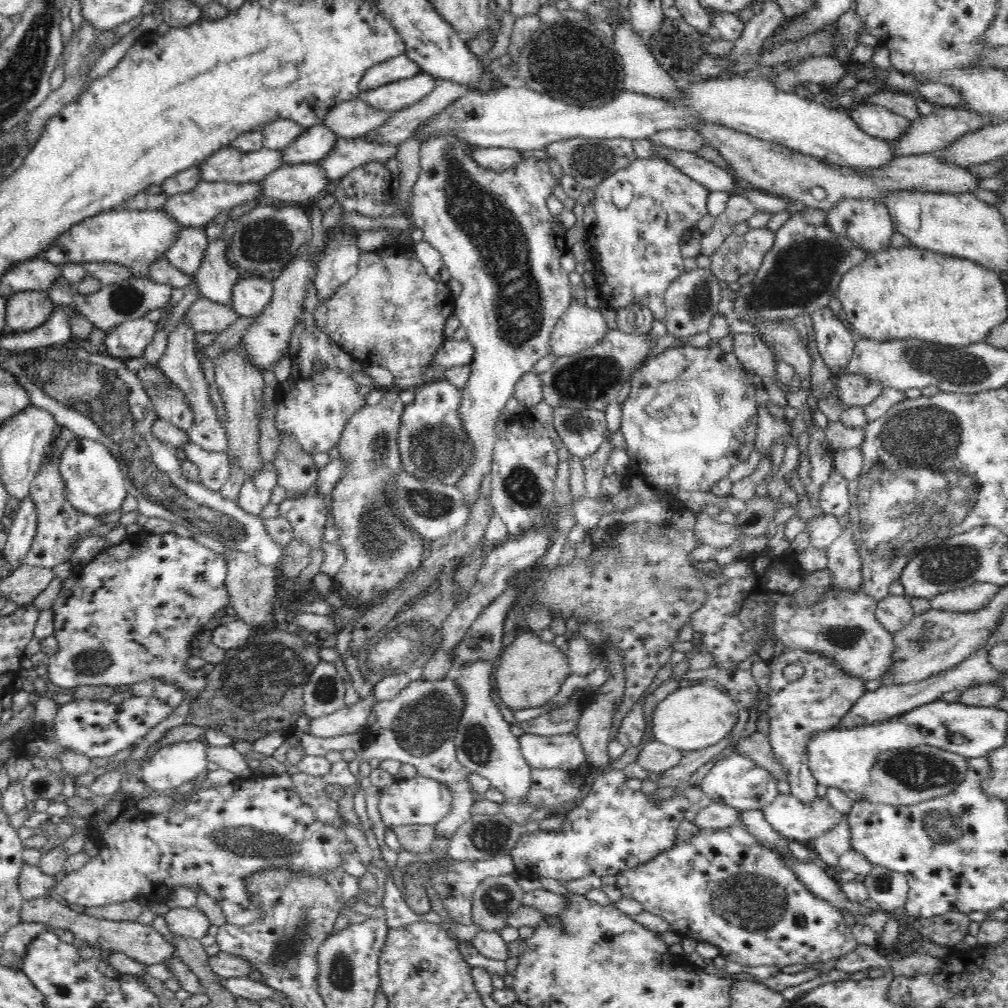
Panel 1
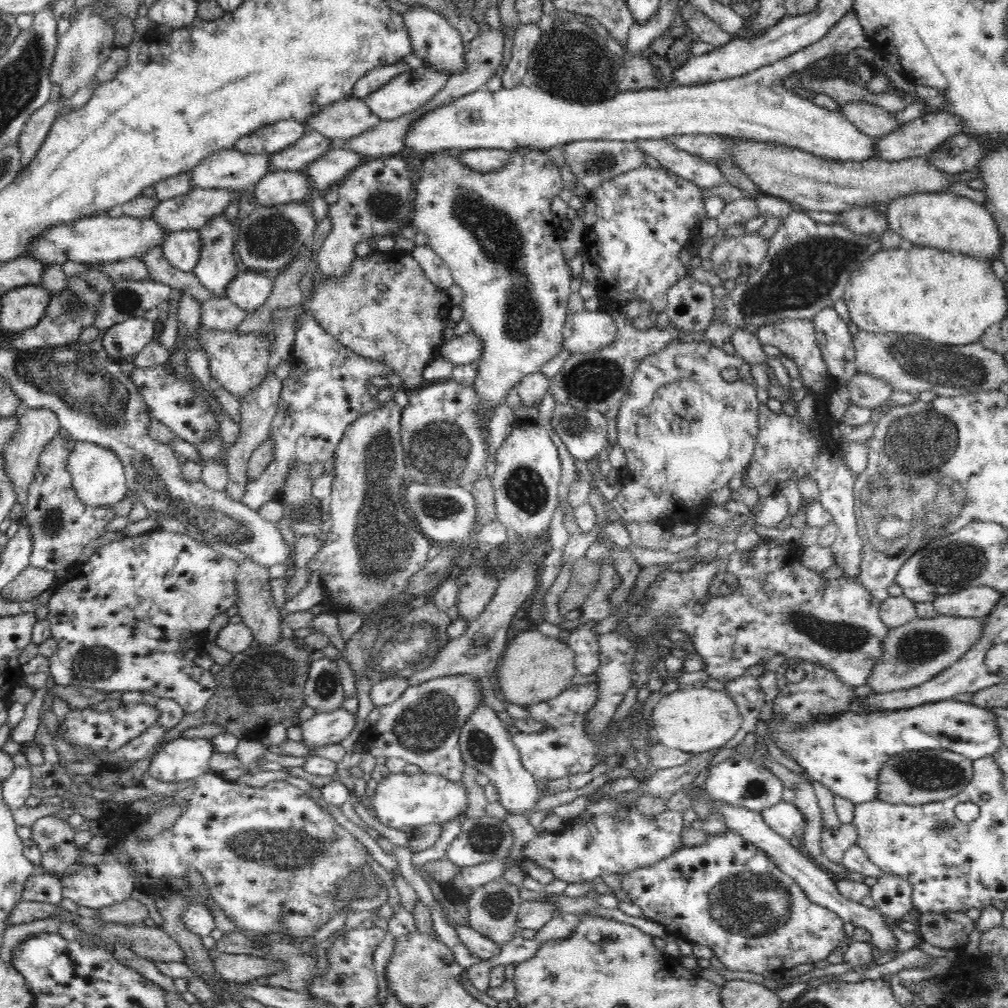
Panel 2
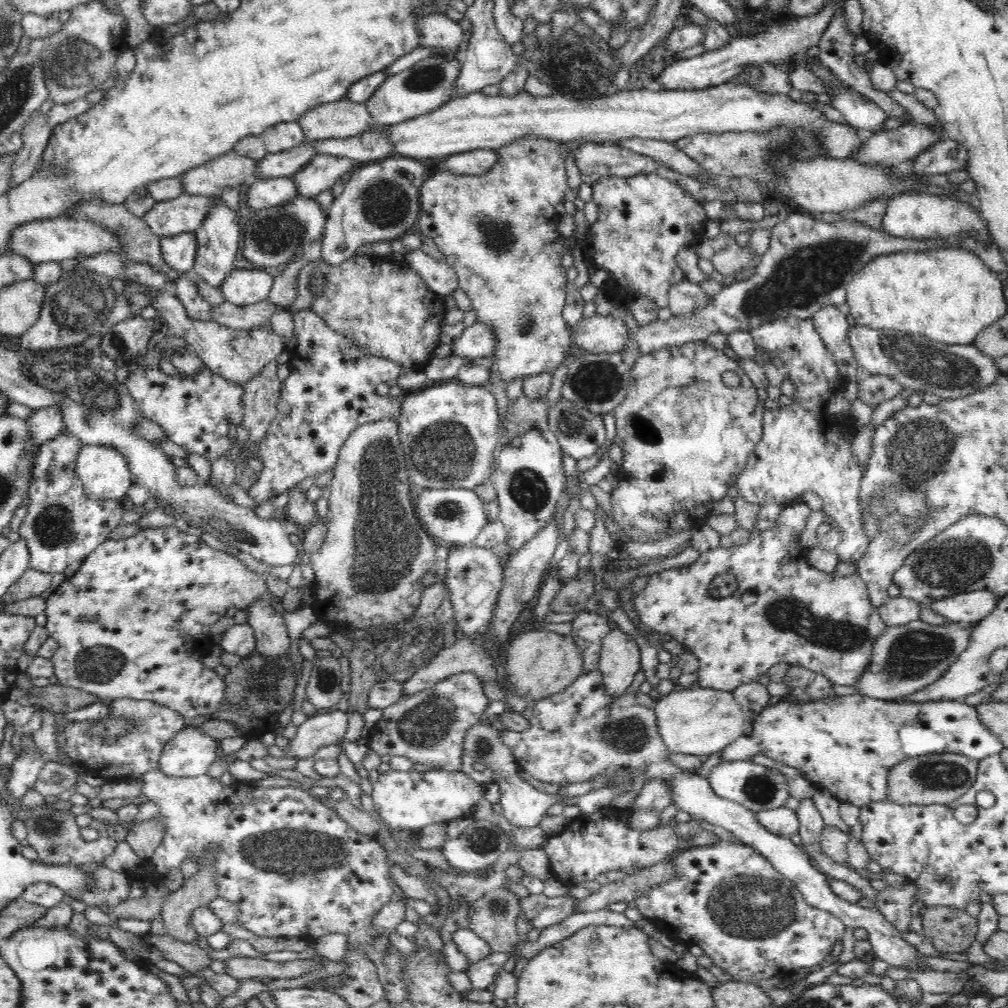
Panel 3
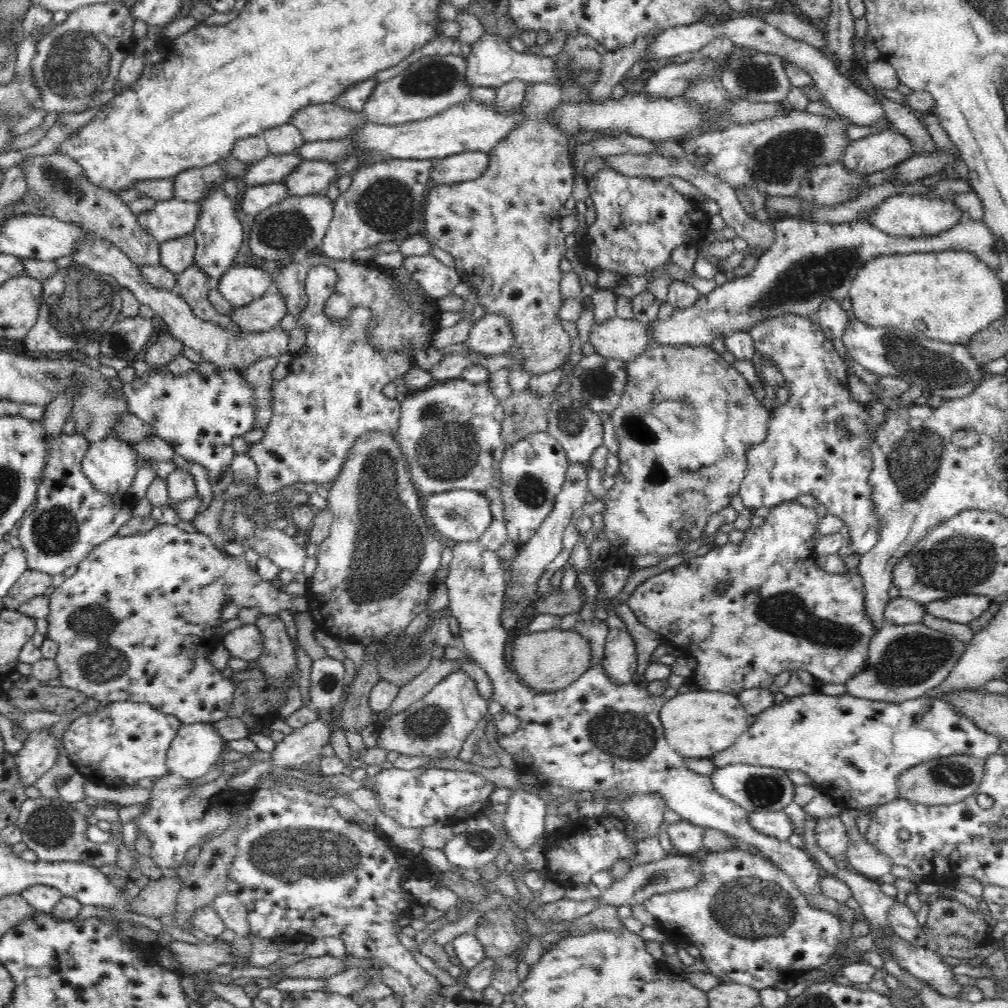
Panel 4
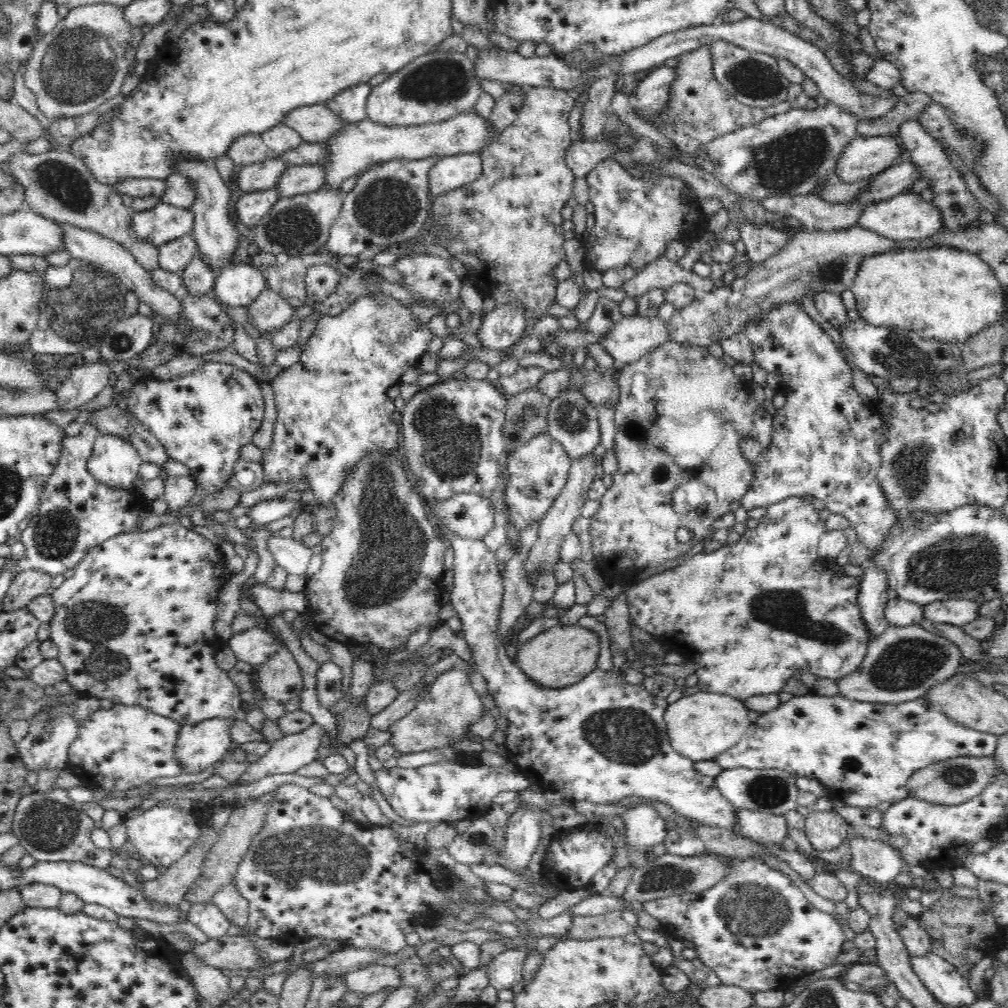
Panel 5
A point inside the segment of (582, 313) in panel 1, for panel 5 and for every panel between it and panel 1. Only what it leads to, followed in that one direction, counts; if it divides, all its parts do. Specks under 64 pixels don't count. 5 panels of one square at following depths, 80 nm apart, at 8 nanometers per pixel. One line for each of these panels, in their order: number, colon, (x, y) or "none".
2: (584, 332)
3: (598, 334)
4: (622, 339)
5: (633, 337)

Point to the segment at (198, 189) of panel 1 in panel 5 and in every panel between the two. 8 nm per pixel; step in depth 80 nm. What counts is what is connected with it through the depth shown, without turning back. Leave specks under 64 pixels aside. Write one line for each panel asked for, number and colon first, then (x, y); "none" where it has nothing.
2: (191, 211)
3: (185, 213)
4: (169, 219)
5: (165, 222)

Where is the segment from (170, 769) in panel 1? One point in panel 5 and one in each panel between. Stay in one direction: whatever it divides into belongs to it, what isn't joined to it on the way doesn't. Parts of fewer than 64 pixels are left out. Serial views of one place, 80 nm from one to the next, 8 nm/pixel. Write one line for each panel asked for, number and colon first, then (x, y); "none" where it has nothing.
2: (181, 759)
3: (190, 753)
4: (197, 747)
5: (207, 743)

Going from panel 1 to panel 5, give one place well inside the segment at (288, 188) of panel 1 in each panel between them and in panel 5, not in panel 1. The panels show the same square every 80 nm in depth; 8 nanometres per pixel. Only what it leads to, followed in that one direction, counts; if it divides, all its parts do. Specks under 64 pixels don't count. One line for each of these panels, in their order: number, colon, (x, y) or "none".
2: (284, 186)
3: (267, 192)
4: (256, 198)
5: (250, 207)

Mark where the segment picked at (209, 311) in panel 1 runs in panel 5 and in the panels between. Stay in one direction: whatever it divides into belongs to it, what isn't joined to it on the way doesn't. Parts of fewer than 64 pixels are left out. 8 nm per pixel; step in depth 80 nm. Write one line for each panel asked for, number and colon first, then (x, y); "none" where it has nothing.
2: (221, 314)
3: (236, 318)
4: (264, 314)
5: (269, 312)

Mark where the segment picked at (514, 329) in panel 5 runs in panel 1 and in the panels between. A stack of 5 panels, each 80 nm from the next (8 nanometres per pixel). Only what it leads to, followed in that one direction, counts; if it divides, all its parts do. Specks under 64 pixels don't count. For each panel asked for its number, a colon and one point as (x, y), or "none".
1: (453, 352)
2: (465, 349)
3: (477, 341)
4: (491, 335)

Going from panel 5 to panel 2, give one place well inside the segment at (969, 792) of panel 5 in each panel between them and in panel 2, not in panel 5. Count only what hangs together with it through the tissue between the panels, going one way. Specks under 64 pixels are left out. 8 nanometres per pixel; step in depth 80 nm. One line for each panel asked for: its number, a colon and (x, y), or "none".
2: (920, 777)
3: (940, 778)
4: (942, 781)

